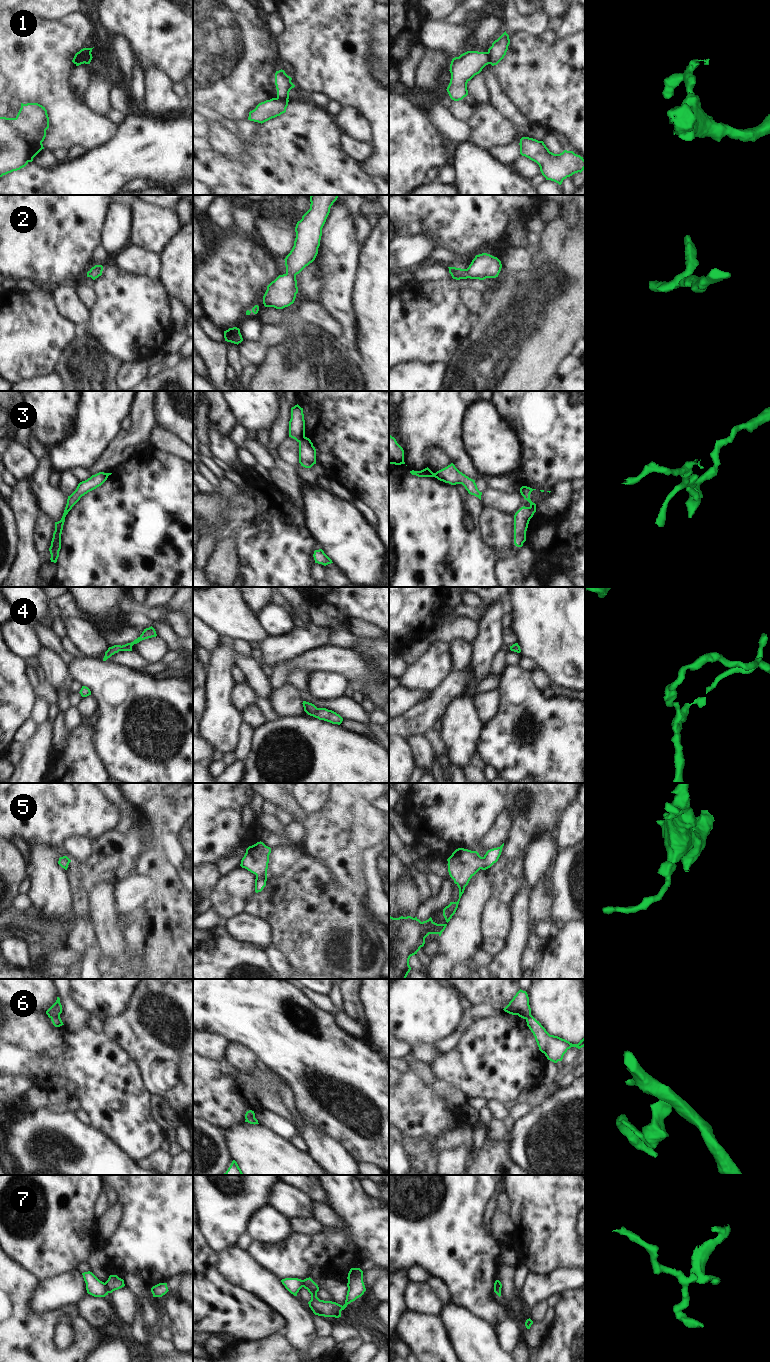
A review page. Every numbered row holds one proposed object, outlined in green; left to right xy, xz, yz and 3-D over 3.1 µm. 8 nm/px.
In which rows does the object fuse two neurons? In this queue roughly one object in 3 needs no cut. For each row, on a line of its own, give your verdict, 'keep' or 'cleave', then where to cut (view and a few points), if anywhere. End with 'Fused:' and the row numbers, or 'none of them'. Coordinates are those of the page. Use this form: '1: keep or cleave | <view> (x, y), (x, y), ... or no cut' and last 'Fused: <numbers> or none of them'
1: cleave | xy (89, 52), (83, 62)
2: keep | no cut
3: cleave | xz (304, 435), (299, 442)
4: keep | no cut
5: keep | no cut
6: cleave | xy (59, 1015), (51, 1019)
7: cleave | xy (104, 1283), (108, 1292)
Fused: 1, 3, 6, 7

